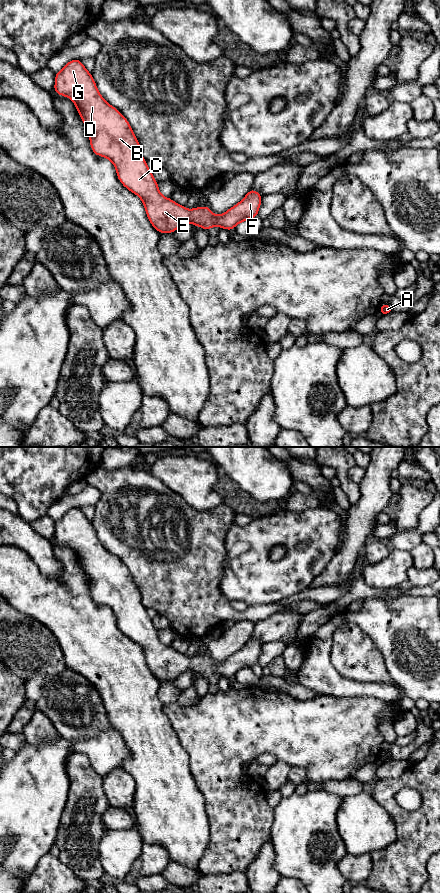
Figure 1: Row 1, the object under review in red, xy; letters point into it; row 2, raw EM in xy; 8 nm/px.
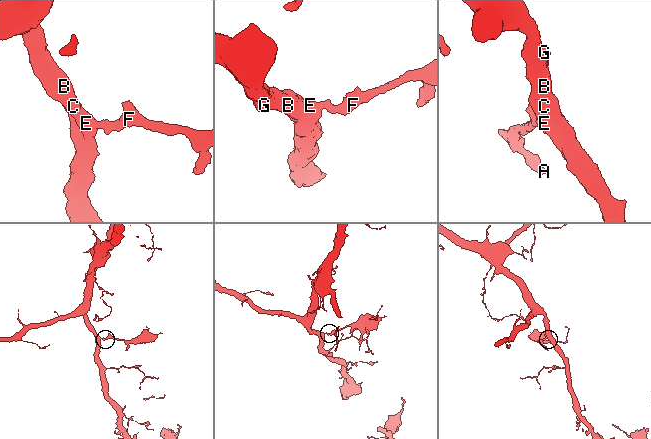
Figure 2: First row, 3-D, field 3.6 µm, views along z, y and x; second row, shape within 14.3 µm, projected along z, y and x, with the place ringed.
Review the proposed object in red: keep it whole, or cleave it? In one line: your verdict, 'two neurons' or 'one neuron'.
one neuron

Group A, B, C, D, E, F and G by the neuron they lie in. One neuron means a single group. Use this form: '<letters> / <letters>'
A B C D E F G

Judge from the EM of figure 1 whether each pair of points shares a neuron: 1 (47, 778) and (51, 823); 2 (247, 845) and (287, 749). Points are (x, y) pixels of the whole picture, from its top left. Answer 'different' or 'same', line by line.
1: same
2: same

